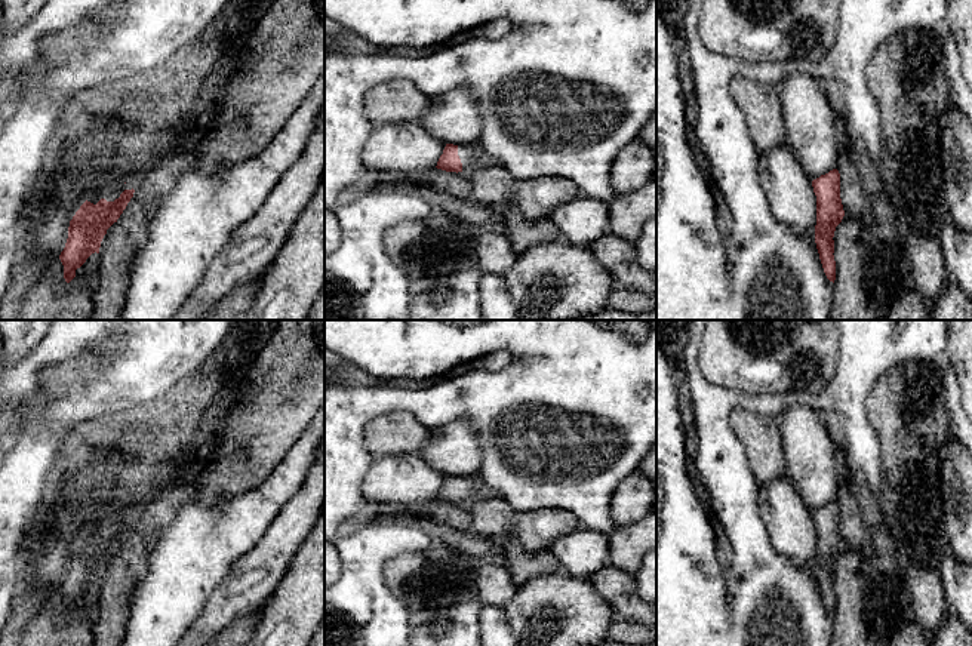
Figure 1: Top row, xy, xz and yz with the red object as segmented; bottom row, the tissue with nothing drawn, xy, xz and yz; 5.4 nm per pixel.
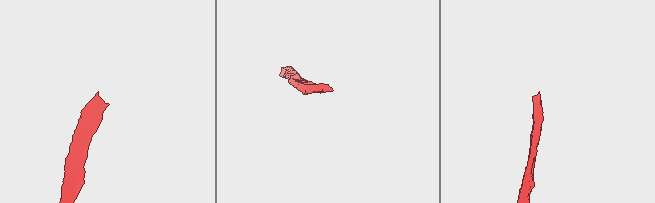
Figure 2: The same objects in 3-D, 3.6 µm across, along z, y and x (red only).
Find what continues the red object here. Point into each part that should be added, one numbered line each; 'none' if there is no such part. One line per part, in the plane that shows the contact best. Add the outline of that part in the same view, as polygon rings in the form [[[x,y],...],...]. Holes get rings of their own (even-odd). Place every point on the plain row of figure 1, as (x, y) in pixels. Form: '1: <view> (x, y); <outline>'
1: xz (471, 488); [[[477,476],[458,477],[458,487],[462,495],[462,504],[467,507],[476,501],[501,498],[496,489],[483,483]]]

